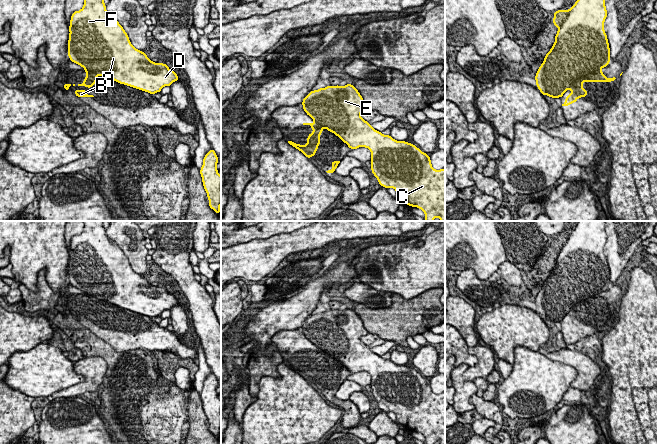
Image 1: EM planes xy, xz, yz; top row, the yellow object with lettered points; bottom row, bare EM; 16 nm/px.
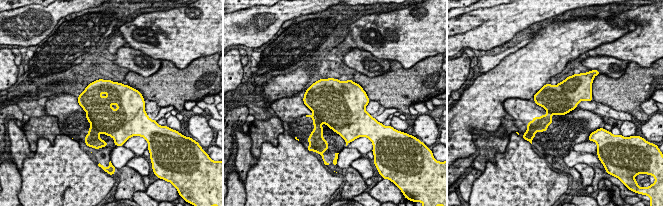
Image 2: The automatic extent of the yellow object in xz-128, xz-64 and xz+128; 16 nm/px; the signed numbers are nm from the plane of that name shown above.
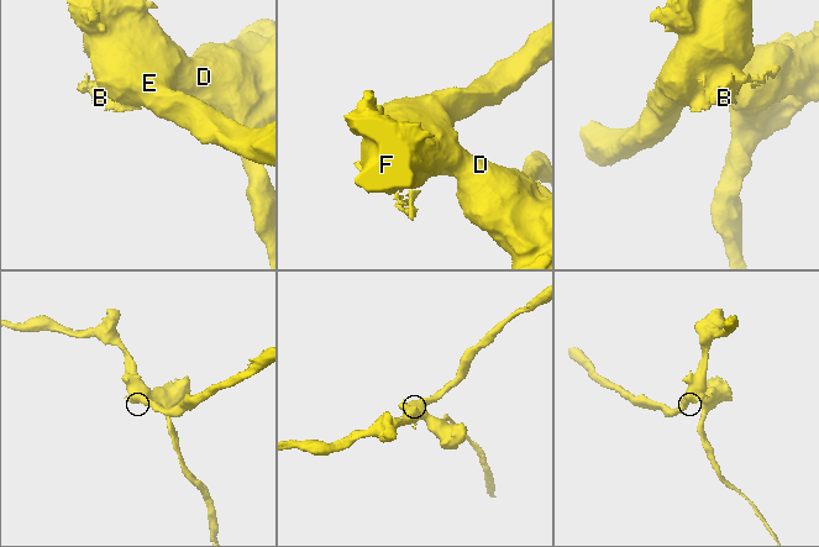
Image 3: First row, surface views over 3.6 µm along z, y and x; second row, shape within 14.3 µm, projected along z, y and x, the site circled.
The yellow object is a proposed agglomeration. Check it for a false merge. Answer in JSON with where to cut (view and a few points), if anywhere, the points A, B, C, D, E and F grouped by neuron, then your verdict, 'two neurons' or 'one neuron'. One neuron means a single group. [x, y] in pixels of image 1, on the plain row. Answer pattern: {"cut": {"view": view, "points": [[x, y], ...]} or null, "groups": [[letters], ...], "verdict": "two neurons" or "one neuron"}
{"cut": null, "groups": [["A", "B", "C", "D", "E", "F"]], "verdict": "one neuron"}

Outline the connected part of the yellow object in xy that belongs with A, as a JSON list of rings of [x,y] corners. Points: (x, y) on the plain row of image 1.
[[[84,221],[83,232],[71,239],[69,255],[68,280],[86,296],[86,302],[78,310],[91,312],[99,299],[153,319],[179,304],[166,288],[154,287],[132,270],[123,251],[107,237],[104,221]]]

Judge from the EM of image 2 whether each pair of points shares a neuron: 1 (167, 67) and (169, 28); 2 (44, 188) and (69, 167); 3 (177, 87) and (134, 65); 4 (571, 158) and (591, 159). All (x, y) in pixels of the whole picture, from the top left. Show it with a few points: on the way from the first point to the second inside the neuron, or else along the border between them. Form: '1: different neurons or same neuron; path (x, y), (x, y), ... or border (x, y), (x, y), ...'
1: different neurons; border (162, 59), (178, 68), (190, 63)
2: same neuron; path (50, 186), (63, 173)
3: different neurons; border (162, 60), (161, 66), (148, 76), (129, 70)
4: same neuron; path (576, 158), (586, 158)

